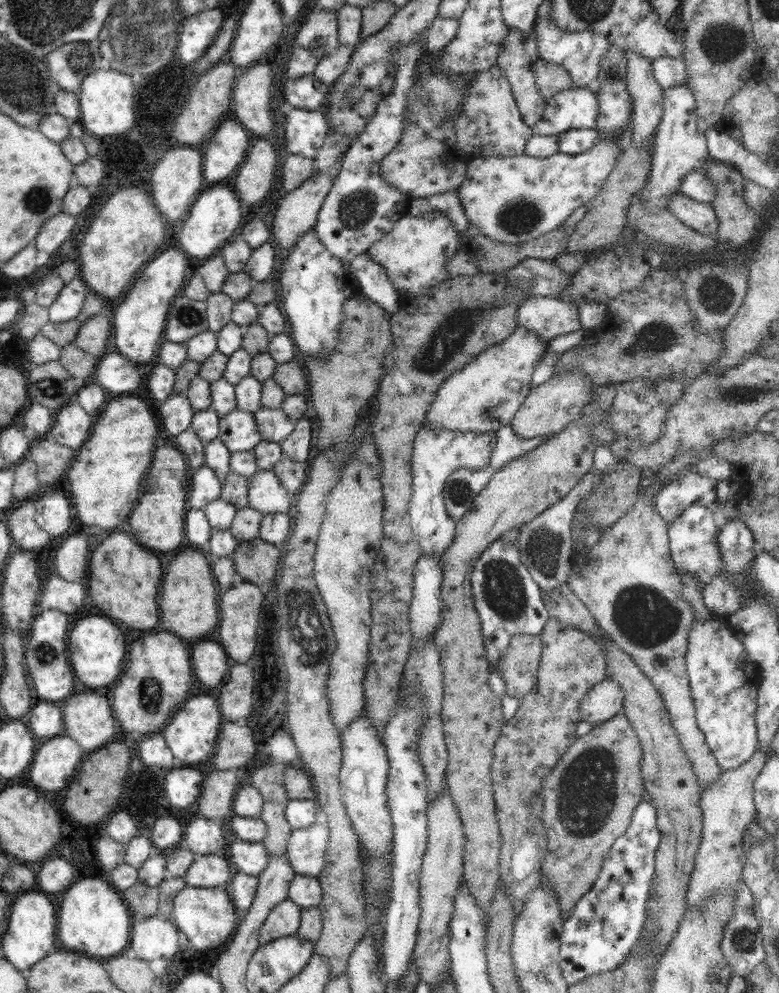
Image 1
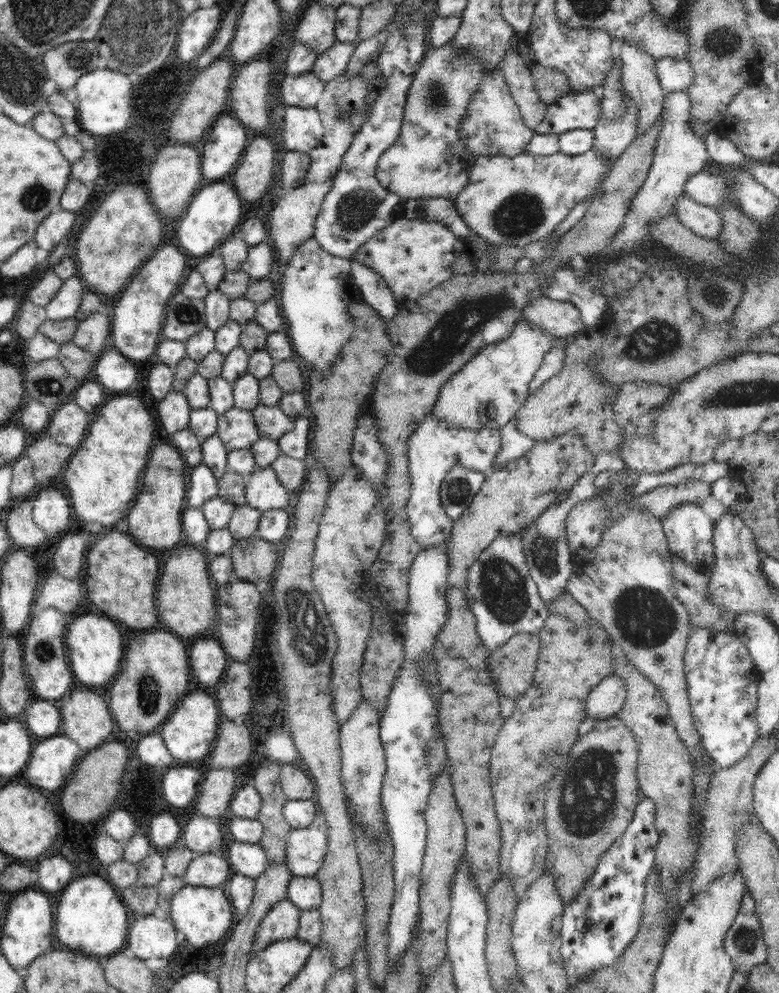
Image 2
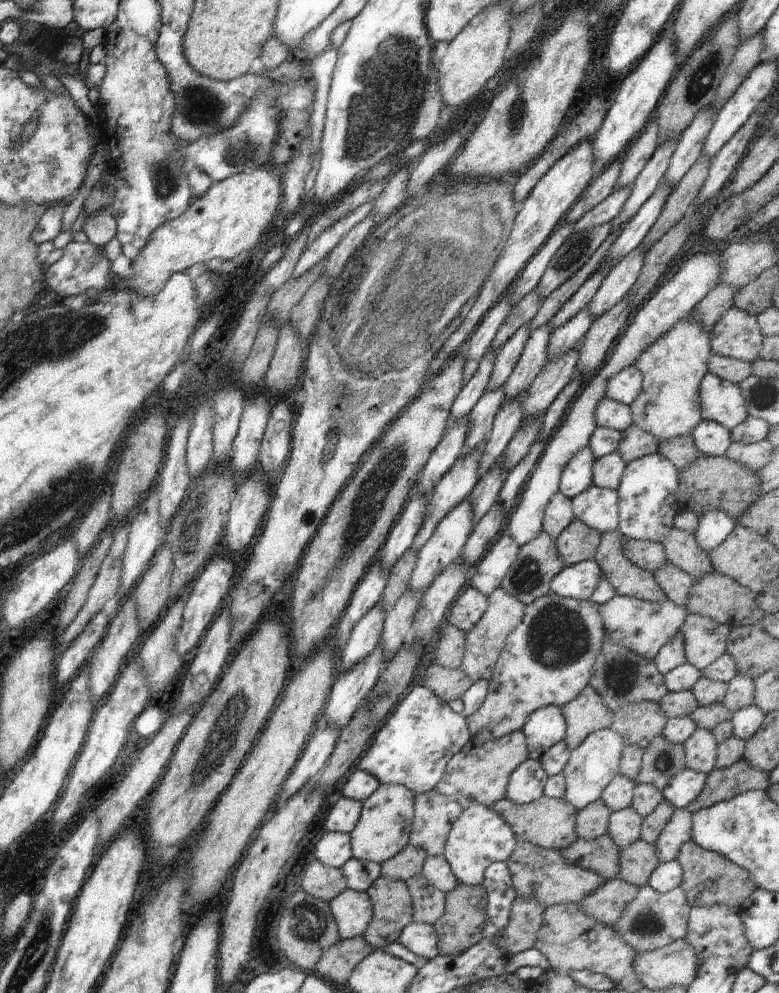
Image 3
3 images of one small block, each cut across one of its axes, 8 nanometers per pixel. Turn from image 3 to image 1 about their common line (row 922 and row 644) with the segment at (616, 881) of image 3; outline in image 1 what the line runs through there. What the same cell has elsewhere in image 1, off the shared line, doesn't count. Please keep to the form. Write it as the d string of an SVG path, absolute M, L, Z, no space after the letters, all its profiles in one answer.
M565 582L552 592L543 592L543 603L549 617L568 624L574 630L580 630L582 634L594 637L603 646L608 677L614 679L625 692L621 714L629 718L630 726L635 730L642 747L642 780L646 796L650 797L655 806L656 826L660 831L660 844L655 852L655 875L647 901L648 915L642 934L642 940L649 946L650 962L656 970L661 963L661 956L676 936L688 907L686 893L702 837L703 814L699 805L702 786L678 740L661 694L630 655L600 629L592 617L592 612L572 592L570 585Z

